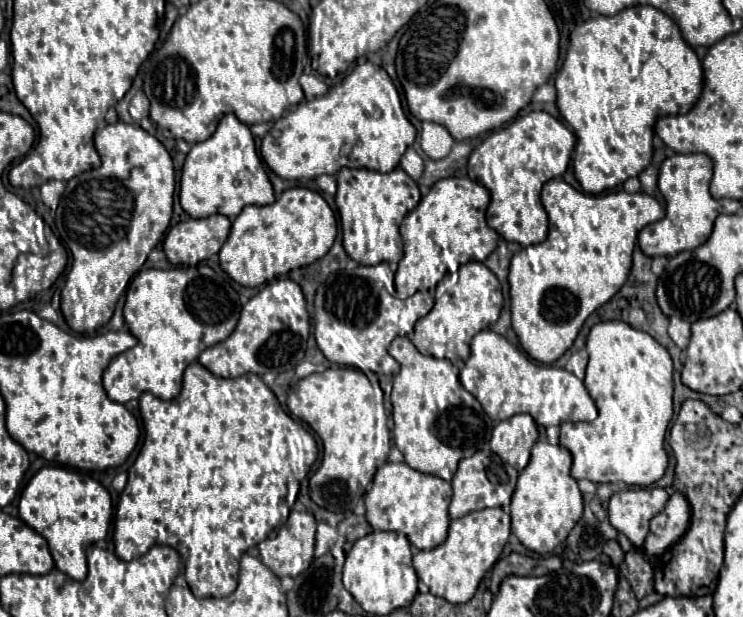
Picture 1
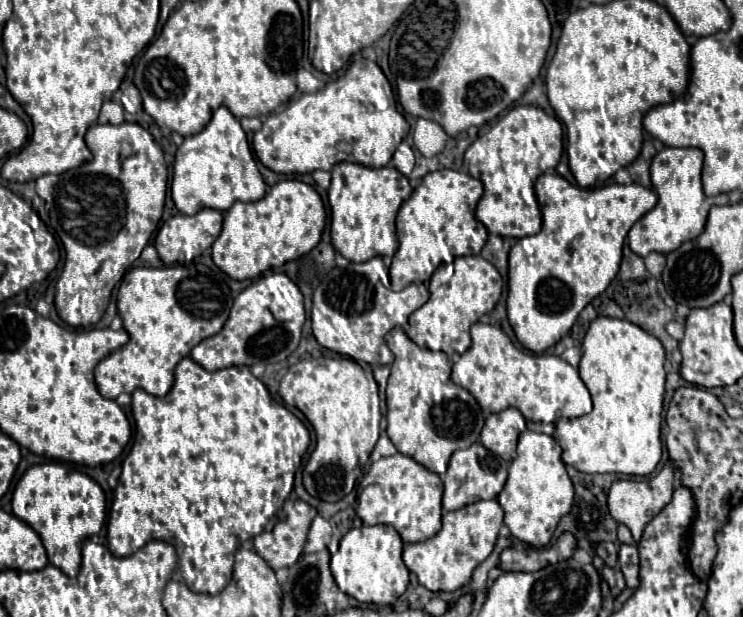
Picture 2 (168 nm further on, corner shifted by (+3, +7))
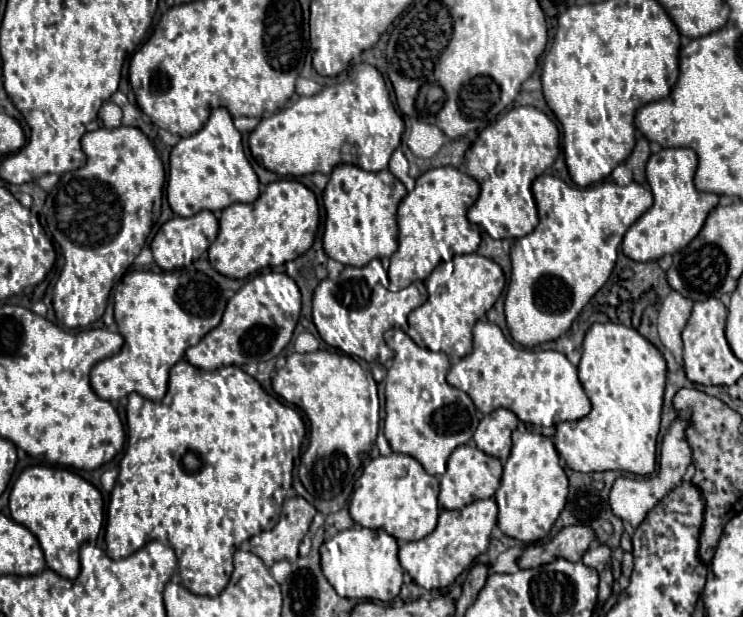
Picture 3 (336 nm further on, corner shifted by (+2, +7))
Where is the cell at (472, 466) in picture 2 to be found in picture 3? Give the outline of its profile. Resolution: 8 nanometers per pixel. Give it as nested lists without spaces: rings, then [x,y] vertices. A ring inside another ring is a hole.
[[[472,443],[462,445],[450,455],[448,469],[440,479],[440,507],[442,509],[462,509],[464,505],[472,503],[472,501],[490,499],[490,497],[494,497],[496,489],[500,487],[500,477],[502,477],[500,459],[486,455]]]

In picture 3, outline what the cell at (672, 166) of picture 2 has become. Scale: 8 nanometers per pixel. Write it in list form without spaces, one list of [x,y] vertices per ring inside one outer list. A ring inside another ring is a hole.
[[[662,149],[650,155],[646,165],[646,179],[650,183],[654,205],[626,231],[622,253],[634,261],[656,261],[662,255],[672,255],[686,247],[702,229],[710,209],[720,201],[714,193],[700,193],[694,187],[694,173],[698,155],[692,149]]]

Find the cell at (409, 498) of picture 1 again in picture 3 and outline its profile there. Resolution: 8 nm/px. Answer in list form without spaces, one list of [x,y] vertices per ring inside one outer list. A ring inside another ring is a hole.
[[[392,453],[388,457],[372,459],[358,481],[354,483],[354,493],[350,497],[352,519],[368,529],[384,529],[398,541],[424,539],[436,529],[438,523],[438,493],[440,483],[434,475],[428,475],[424,467],[410,455]]]

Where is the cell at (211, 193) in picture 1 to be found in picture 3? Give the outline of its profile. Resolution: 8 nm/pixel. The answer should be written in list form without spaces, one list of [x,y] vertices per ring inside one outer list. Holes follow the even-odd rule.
[[[222,107],[214,109],[210,113],[210,119],[206,121],[206,125],[198,133],[180,139],[178,145],[172,149],[166,197],[168,197],[168,203],[176,215],[190,217],[190,215],[196,215],[198,211],[204,211],[204,209],[222,211],[222,209],[230,207],[232,203],[254,203],[254,199],[258,199],[258,195],[260,195],[258,175],[254,173],[250,161],[246,159],[246,153],[242,147],[242,135],[234,127],[232,117],[226,109],[222,109]]]

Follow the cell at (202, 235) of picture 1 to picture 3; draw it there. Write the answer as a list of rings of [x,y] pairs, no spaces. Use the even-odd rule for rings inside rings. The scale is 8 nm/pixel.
[[[200,211],[188,219],[184,217],[172,217],[170,221],[166,221],[160,231],[156,233],[156,237],[150,243],[150,249],[154,253],[156,263],[164,269],[164,271],[174,271],[180,269],[196,261],[208,249],[208,245],[216,239],[218,235],[218,219],[214,217],[212,211]]]

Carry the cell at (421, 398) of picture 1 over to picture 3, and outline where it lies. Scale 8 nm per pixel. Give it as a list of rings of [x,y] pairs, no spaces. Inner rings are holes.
[[[388,329],[386,345],[394,351],[394,359],[387,370],[386,419],[384,435],[396,453],[414,457],[430,475],[444,475],[448,457],[460,445],[466,445],[480,421],[472,399],[448,385],[446,375],[450,361],[446,353],[434,353],[418,347],[402,329]]]

